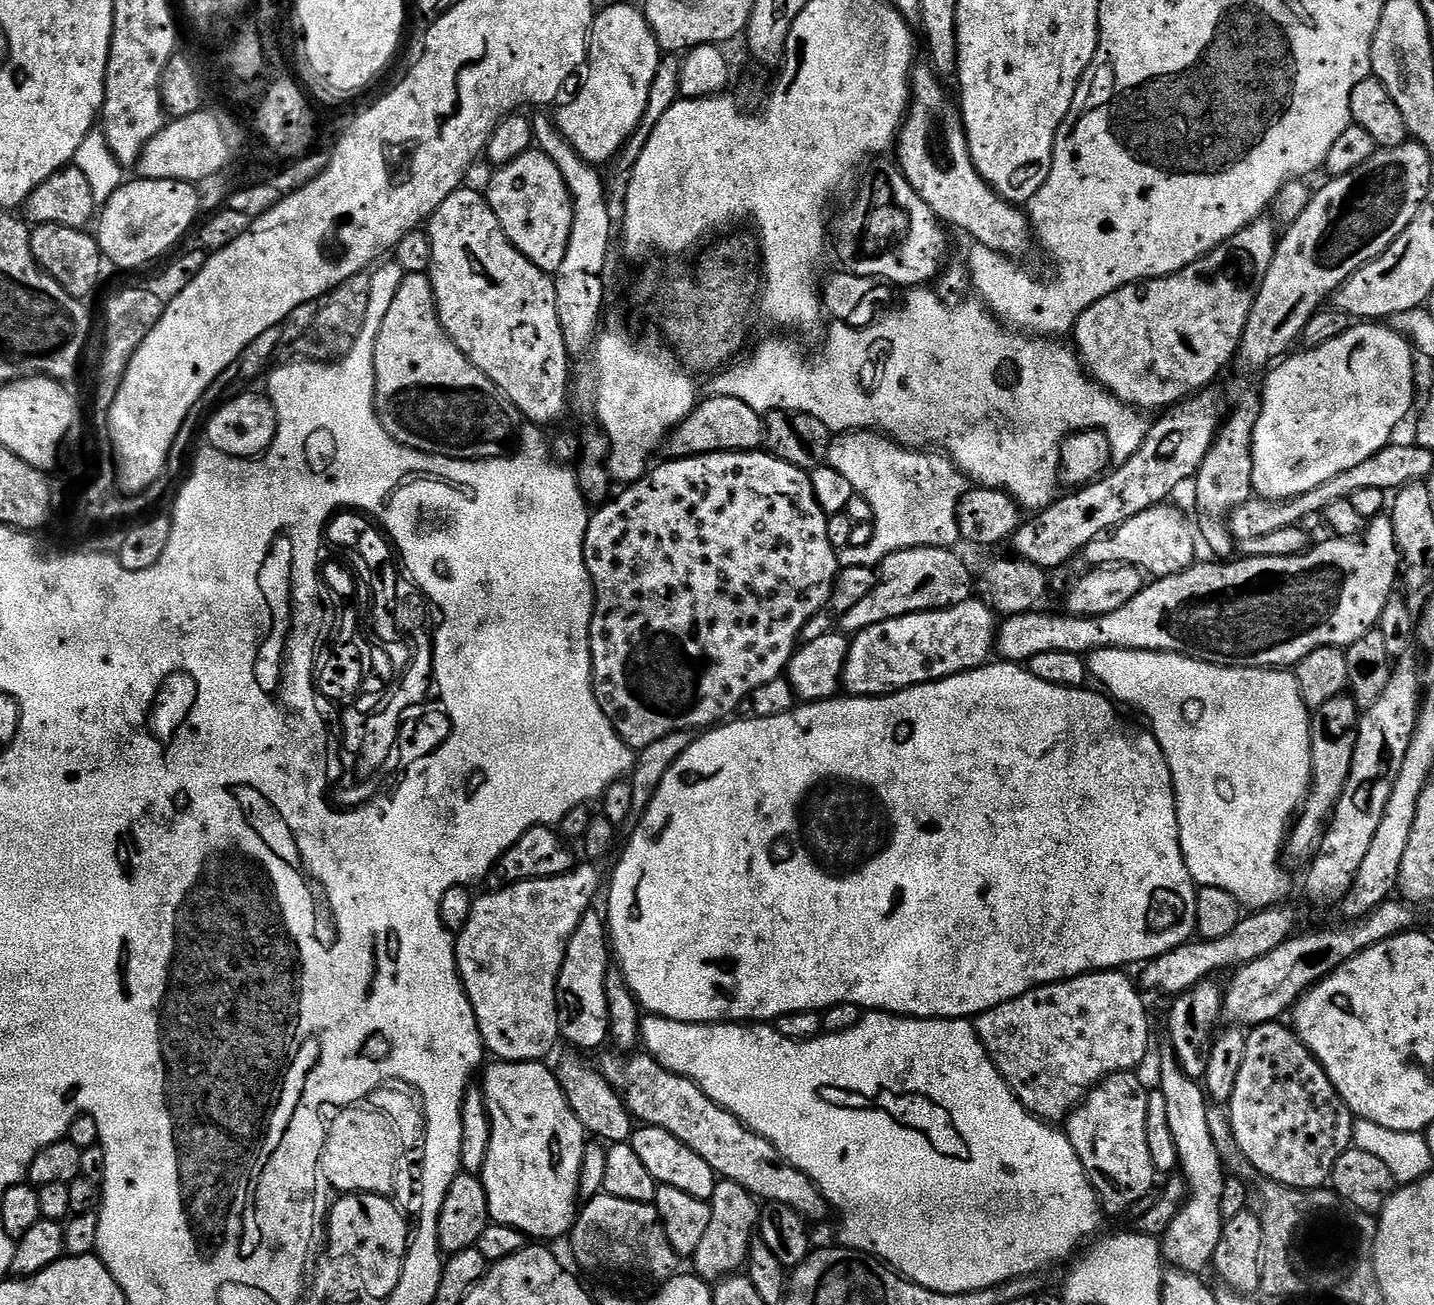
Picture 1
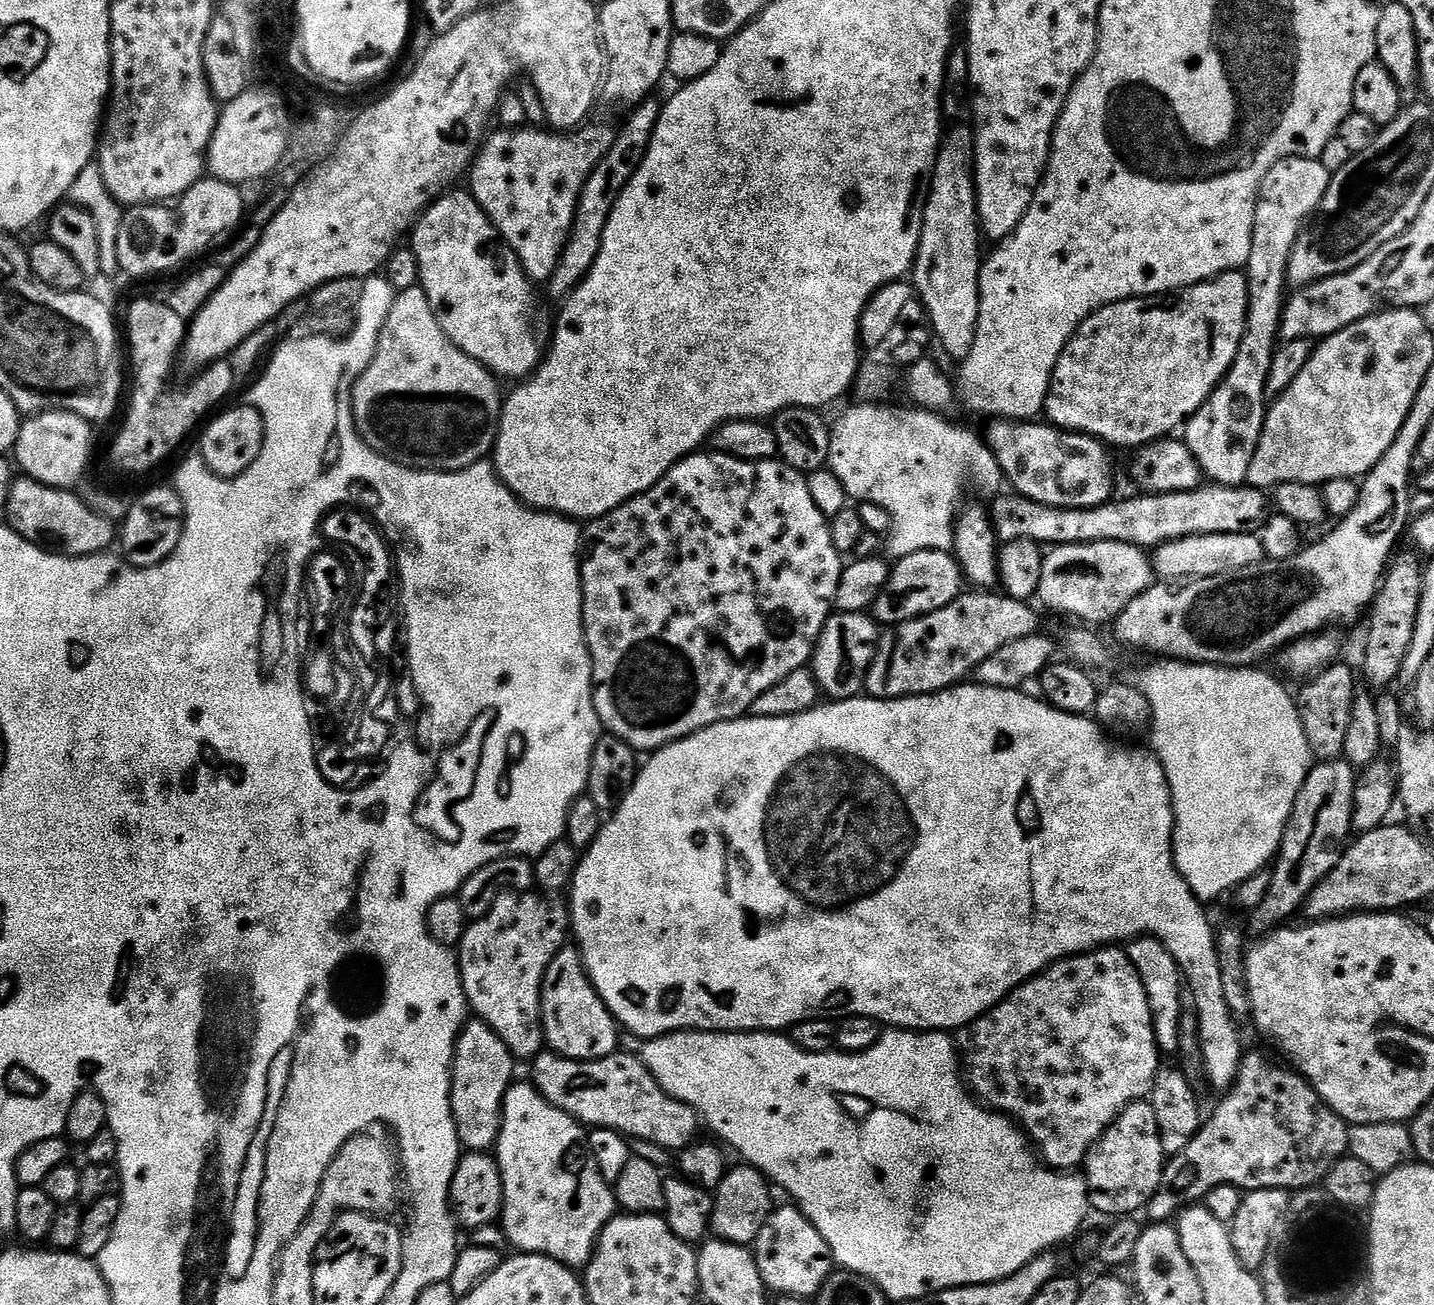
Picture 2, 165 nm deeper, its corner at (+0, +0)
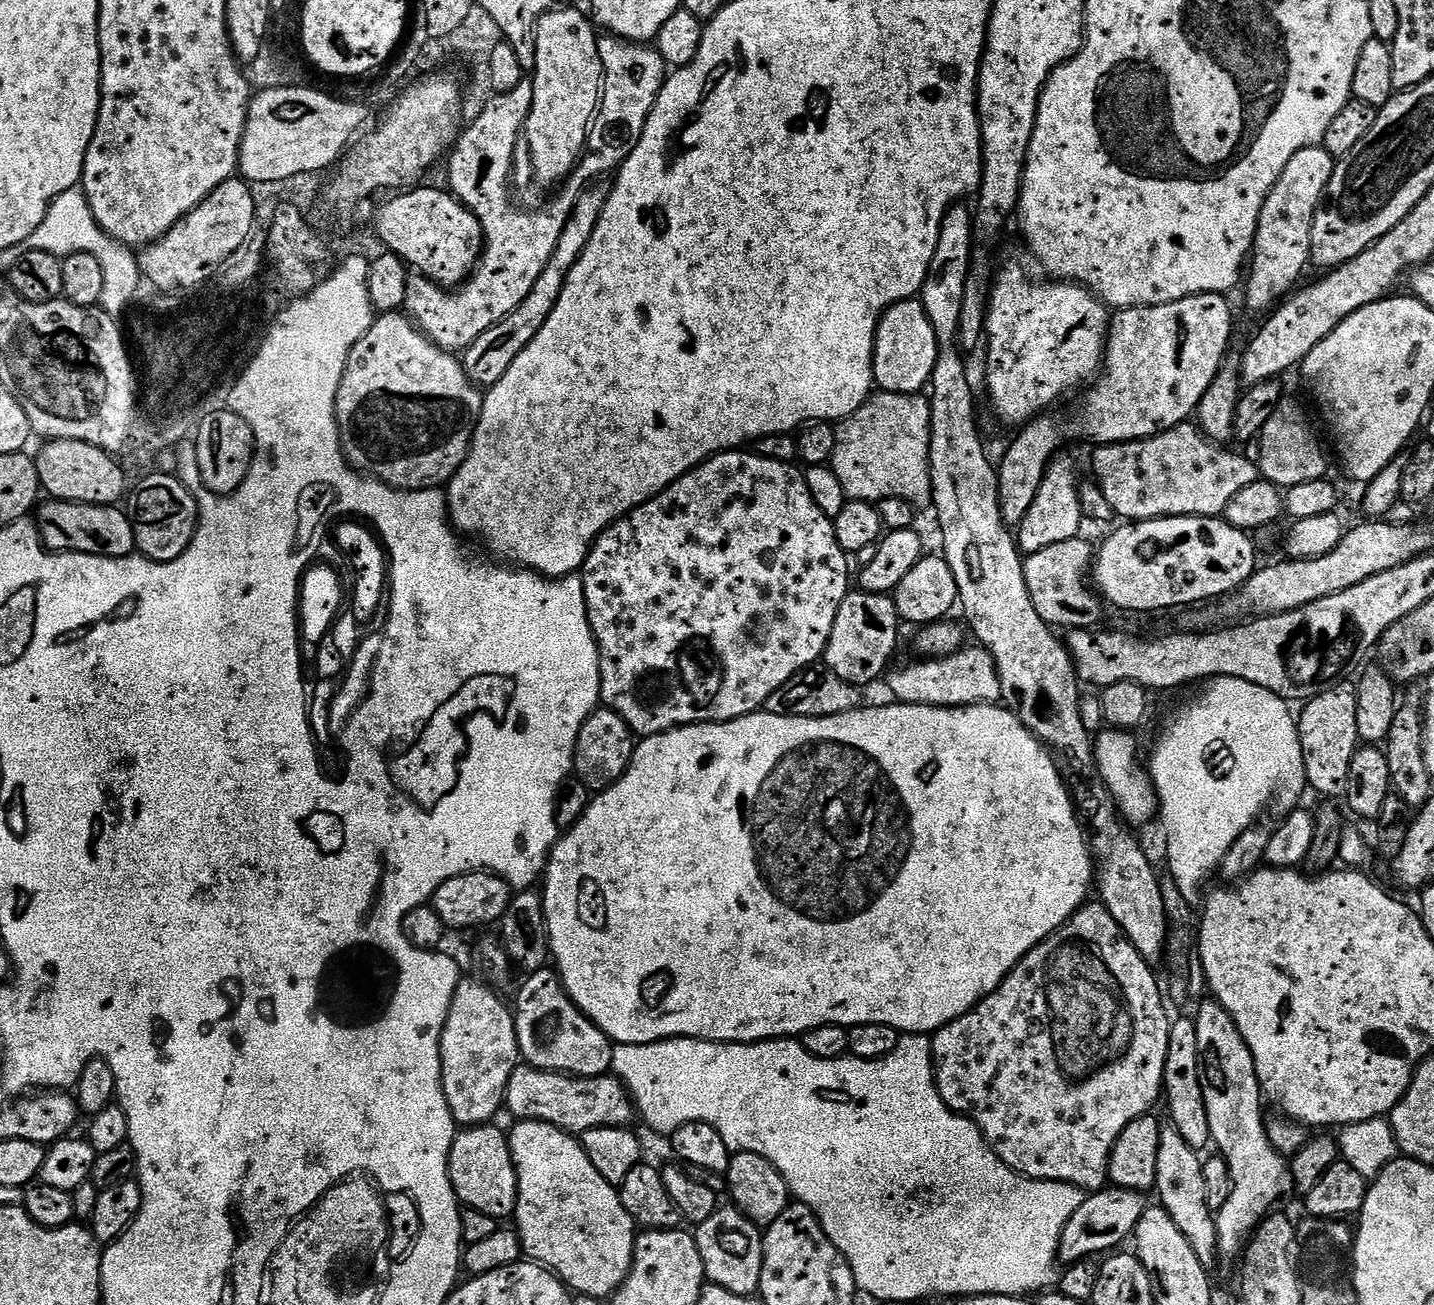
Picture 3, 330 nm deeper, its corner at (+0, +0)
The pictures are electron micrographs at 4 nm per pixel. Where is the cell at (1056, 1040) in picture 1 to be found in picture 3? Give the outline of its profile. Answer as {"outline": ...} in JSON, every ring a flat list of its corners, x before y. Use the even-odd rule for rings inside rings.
{"outline":[[1099,902,1085,903,1058,931,1029,951,1026,958,1022,958,1016,969,1000,983,998,990,991,992,962,1018,939,1028,931,1037,932,1063,940,1097,949,1110,973,1120,980,1127,980,1133,984,1135,994,1154,998,1154,998,1158,1002,1158,1006,1166,1010,1166,1021,1176,1029,1180,1057,1180,1059,1184,1070,1184,1088,1194,1101,1191,1109,1183,1108,1159,1112,1157,1122,1130,1126,1130,1126,1126,1130,1126,1130,1122,1134,1122,1139,1116,1149,1115,1156,1100,1158,1104,1162,1096,1170,1015,1164,1009,1166,1000,1162,995,1161,981,1159,984,1152,972,1155,972,1153,965,1146,963,1142,954,1134,950,1134,946,1128,941,1118,922,1114,922,1114,918,1104,909,1104,905]]}

